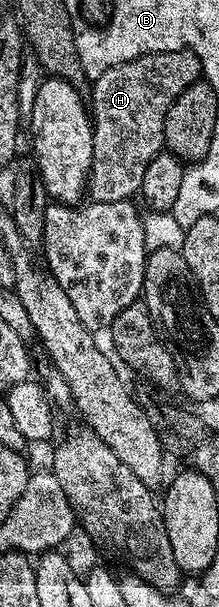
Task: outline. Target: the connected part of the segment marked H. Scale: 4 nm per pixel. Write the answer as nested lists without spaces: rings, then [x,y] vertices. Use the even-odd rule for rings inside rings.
[[[184,44],[170,53],[143,55],[140,59],[119,63],[94,80],[90,87],[94,153],[86,192],[91,202],[122,201],[139,196],[146,165],[150,165],[164,147],[164,122],[170,105],[201,75],[200,59],[192,46]]]

